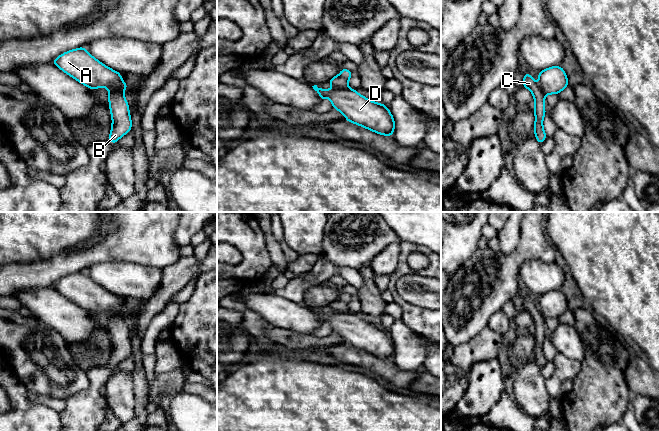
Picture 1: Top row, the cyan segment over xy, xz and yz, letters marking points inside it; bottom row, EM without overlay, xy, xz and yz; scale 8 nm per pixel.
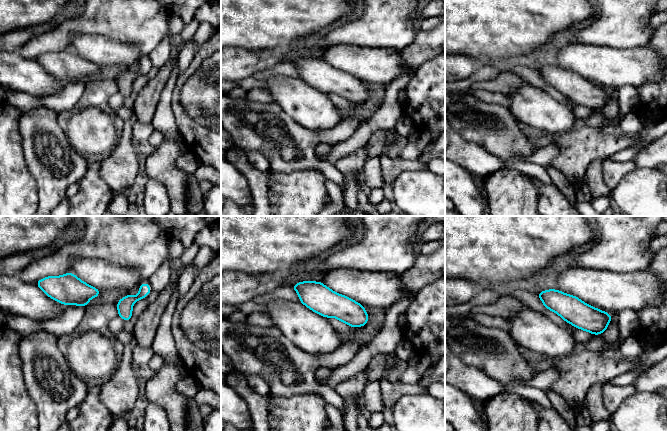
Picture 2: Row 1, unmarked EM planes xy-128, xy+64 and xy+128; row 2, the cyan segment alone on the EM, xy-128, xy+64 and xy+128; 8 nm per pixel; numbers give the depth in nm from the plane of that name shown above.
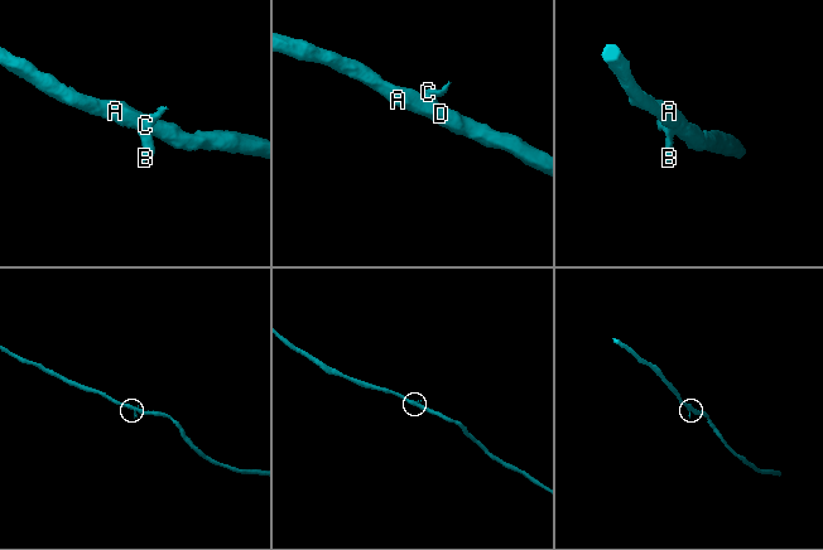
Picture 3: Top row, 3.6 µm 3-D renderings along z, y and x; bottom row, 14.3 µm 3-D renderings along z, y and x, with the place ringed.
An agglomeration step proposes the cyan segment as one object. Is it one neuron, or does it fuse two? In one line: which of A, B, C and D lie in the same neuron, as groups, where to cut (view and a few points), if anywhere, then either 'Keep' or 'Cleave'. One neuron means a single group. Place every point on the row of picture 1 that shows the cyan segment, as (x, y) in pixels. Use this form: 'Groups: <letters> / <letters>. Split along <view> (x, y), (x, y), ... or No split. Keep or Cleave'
Groups: A D / B C. Split along xz (332, 86), (347, 88). Cleave

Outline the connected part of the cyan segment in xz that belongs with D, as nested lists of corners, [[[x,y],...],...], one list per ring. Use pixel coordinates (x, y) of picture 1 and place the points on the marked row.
[[[312,86],[318,92],[321,101],[329,98],[333,109],[341,112],[346,121],[384,136],[393,136],[395,121],[388,106],[376,103],[351,88],[336,88],[330,90]]]

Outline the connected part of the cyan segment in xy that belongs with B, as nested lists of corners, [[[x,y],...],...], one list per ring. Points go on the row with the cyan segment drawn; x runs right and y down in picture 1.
[[[121,89],[109,90],[109,109],[112,118],[111,131],[108,139],[113,145],[132,129],[129,104]]]

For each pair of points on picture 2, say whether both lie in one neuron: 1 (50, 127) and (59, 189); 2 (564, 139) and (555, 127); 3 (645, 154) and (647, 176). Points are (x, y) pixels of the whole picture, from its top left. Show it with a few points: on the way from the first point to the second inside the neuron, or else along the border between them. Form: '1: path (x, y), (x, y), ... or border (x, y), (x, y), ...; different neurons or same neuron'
1: path (31, 132), (33, 157), (45, 170); same neuron
2: border (567, 131), (554, 134); different neurons
3: border (655, 168), (637, 169); different neurons

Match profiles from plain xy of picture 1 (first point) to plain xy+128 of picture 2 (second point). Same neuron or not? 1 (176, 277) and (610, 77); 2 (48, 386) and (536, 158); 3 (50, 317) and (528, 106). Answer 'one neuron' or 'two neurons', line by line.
1: two neurons
2: two neurons
3: one neuron

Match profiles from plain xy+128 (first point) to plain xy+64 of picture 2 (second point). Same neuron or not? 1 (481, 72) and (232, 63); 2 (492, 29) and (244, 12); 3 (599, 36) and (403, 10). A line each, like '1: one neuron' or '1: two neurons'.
1: two neurons
2: one neuron
3: one neuron

